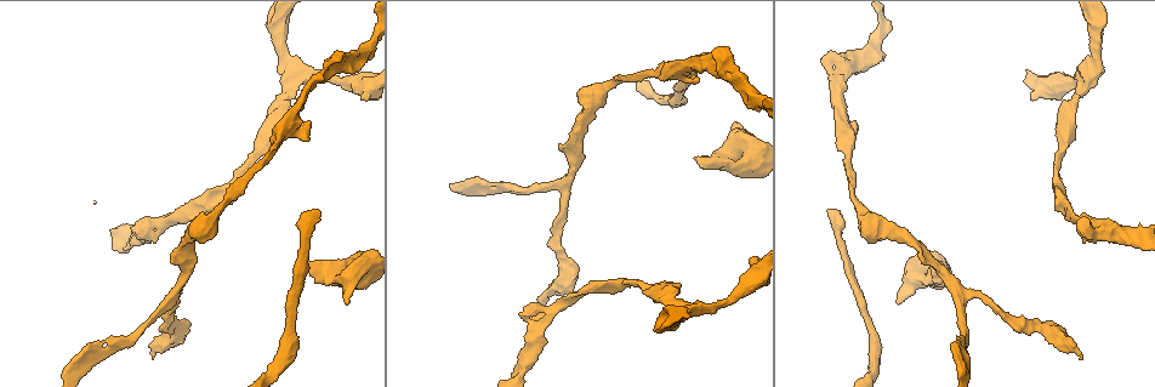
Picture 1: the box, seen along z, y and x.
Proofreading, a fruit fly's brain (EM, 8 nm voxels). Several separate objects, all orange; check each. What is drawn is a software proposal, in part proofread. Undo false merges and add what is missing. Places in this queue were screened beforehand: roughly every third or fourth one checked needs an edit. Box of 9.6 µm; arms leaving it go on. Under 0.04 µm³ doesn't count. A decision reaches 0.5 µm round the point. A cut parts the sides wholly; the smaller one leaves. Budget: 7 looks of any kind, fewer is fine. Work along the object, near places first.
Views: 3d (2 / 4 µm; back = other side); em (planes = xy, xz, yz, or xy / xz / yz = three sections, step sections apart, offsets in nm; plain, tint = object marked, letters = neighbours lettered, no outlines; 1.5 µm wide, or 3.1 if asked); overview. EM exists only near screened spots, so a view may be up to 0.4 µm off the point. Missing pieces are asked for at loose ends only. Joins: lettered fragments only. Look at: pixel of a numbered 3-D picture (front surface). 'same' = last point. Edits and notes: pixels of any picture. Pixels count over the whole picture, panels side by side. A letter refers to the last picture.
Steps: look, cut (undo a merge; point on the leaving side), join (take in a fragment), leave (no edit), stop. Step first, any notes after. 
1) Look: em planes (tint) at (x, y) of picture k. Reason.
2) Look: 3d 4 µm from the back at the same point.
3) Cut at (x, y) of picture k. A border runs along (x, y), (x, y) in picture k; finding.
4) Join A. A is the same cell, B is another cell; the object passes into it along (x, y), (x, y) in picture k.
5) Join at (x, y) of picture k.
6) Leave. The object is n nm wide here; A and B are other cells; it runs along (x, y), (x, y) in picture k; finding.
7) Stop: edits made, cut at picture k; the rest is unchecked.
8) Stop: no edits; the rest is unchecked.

Look: 3d 4 µm at (309, 262) of picture 1. Branch stops here.

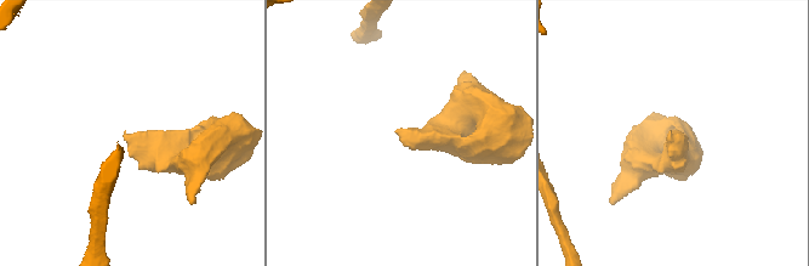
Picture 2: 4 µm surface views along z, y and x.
Look: em planes (letters) at (667, 134) of picture 2.

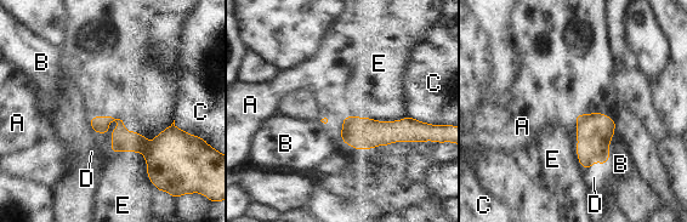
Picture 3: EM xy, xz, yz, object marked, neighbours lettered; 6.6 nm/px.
Join D. D is the same cell, A, B, C and E are other cells; the object passes into it along (595, 131), (594, 160), (597, 177) in picture 3; the cell continues.

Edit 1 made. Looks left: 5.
Look: em xy step 4 (letters) at (830, 214) of picture 1. Long arm stops here.

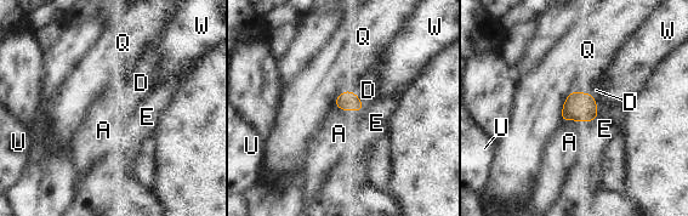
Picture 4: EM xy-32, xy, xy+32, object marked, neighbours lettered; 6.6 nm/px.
Join D. The longest contact is with Q, 220 nm; D is the same cell, A, E, Q, U and W are other cells; the object passes into it along (347, 101), (359, 100), (368, 90) in picture 4; it goes on there.

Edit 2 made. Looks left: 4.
Look: overview. Redraw.

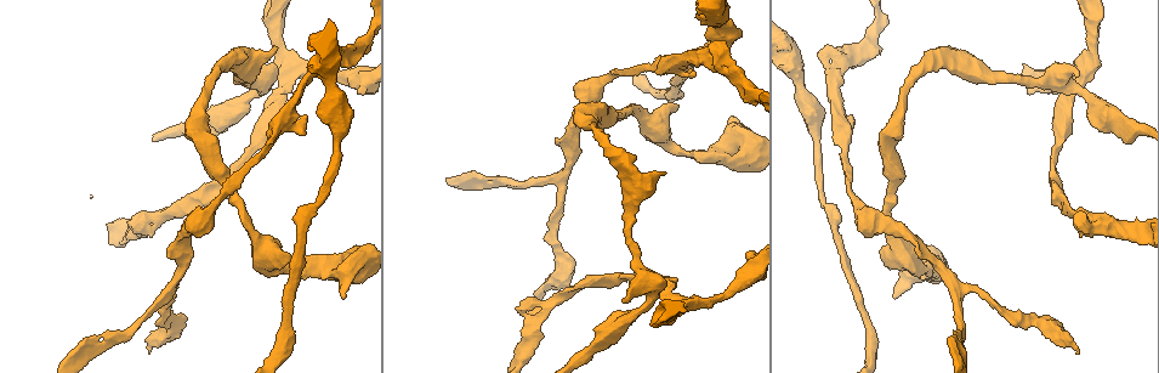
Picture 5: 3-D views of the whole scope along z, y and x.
Look: em xy step 8 (tint) at (274, 47) of picture 5.

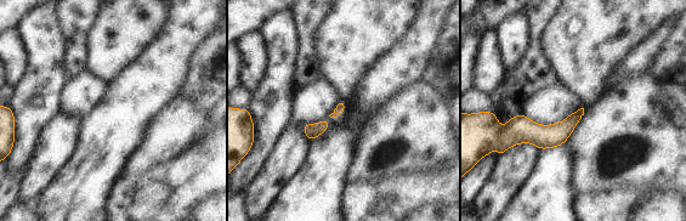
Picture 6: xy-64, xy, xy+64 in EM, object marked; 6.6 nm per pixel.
Look: em planes (letters) at the same point. Cut it another way.

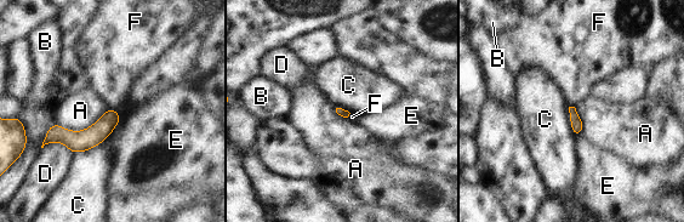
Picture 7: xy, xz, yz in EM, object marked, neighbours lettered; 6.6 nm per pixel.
Leave. A, B, C, D, E and F are other cells; a border runs along (108, 107), (81, 130), (55, 124) in picture 7; none of them fits.

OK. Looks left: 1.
Stop: edits made, join at picture 3, join at picture 4; the rest is unchecked.

